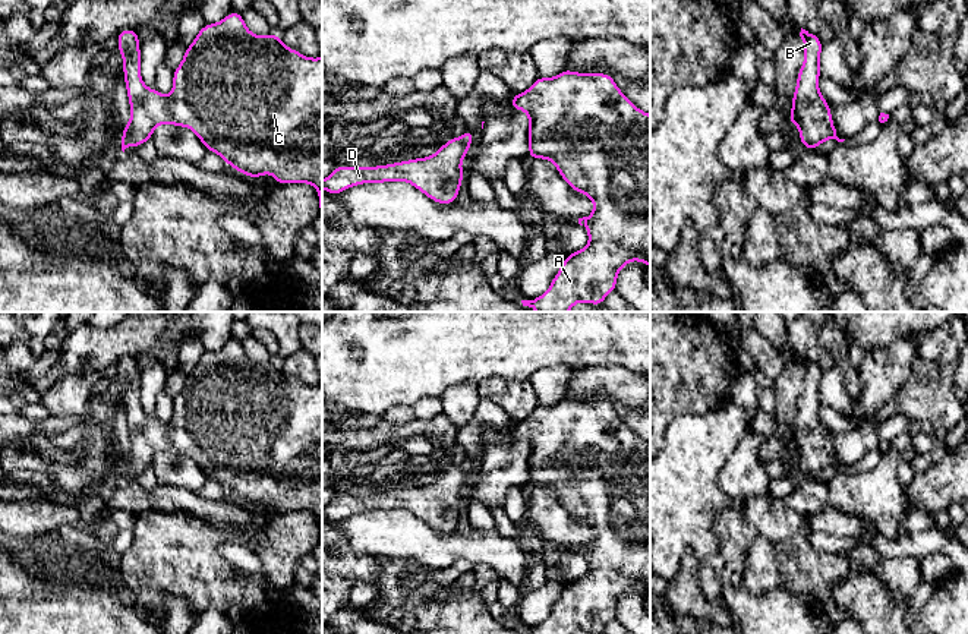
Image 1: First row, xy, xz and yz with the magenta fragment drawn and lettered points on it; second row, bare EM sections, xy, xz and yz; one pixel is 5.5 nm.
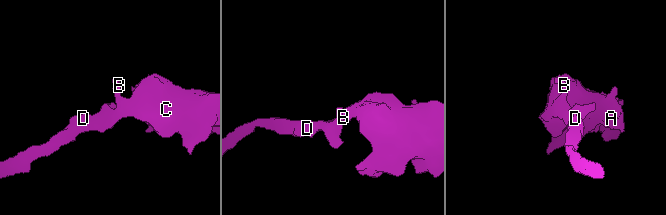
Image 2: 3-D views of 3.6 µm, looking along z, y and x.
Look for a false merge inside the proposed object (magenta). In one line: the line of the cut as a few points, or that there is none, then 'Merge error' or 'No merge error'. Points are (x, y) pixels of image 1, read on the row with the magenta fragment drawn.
No split. No merge error

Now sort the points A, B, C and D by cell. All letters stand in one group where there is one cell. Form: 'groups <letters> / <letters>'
groups A B C D

